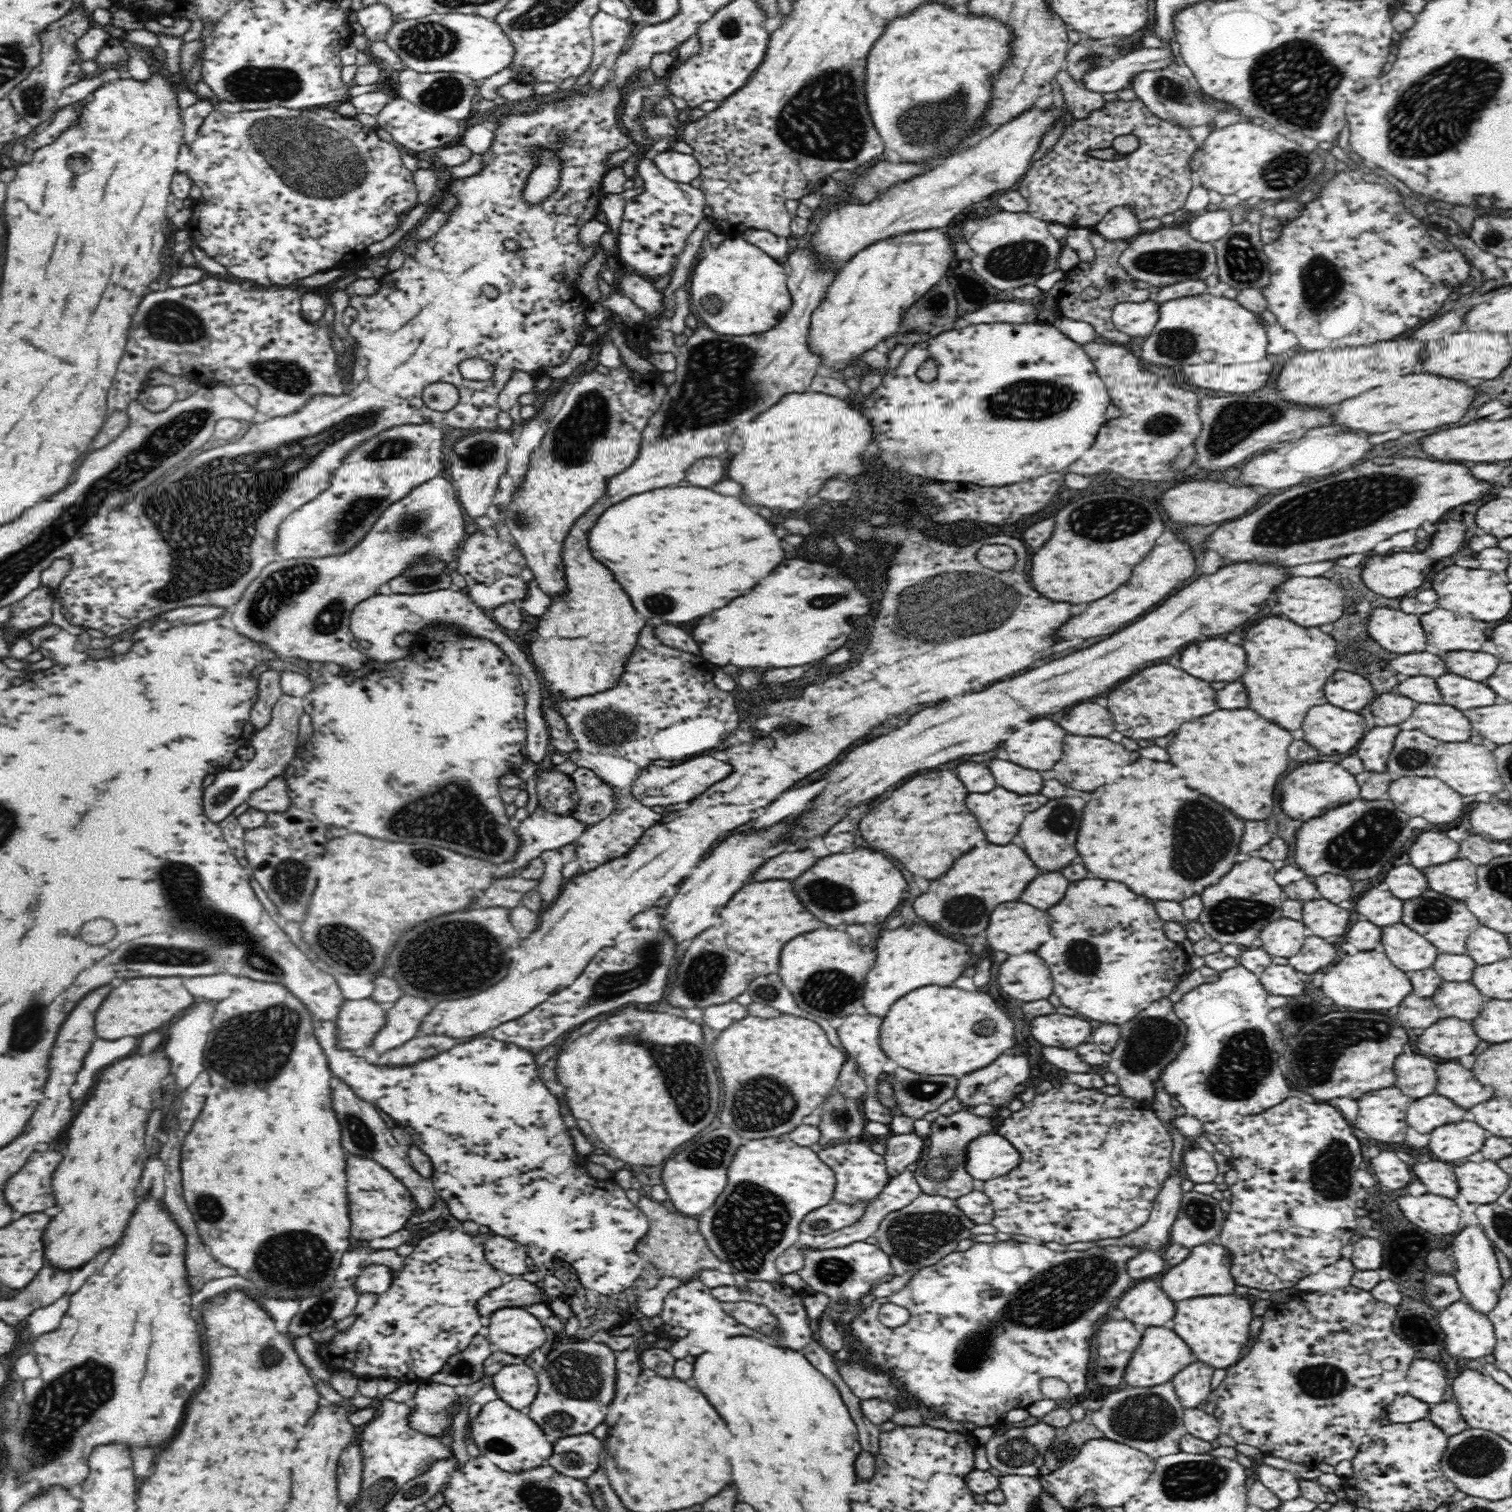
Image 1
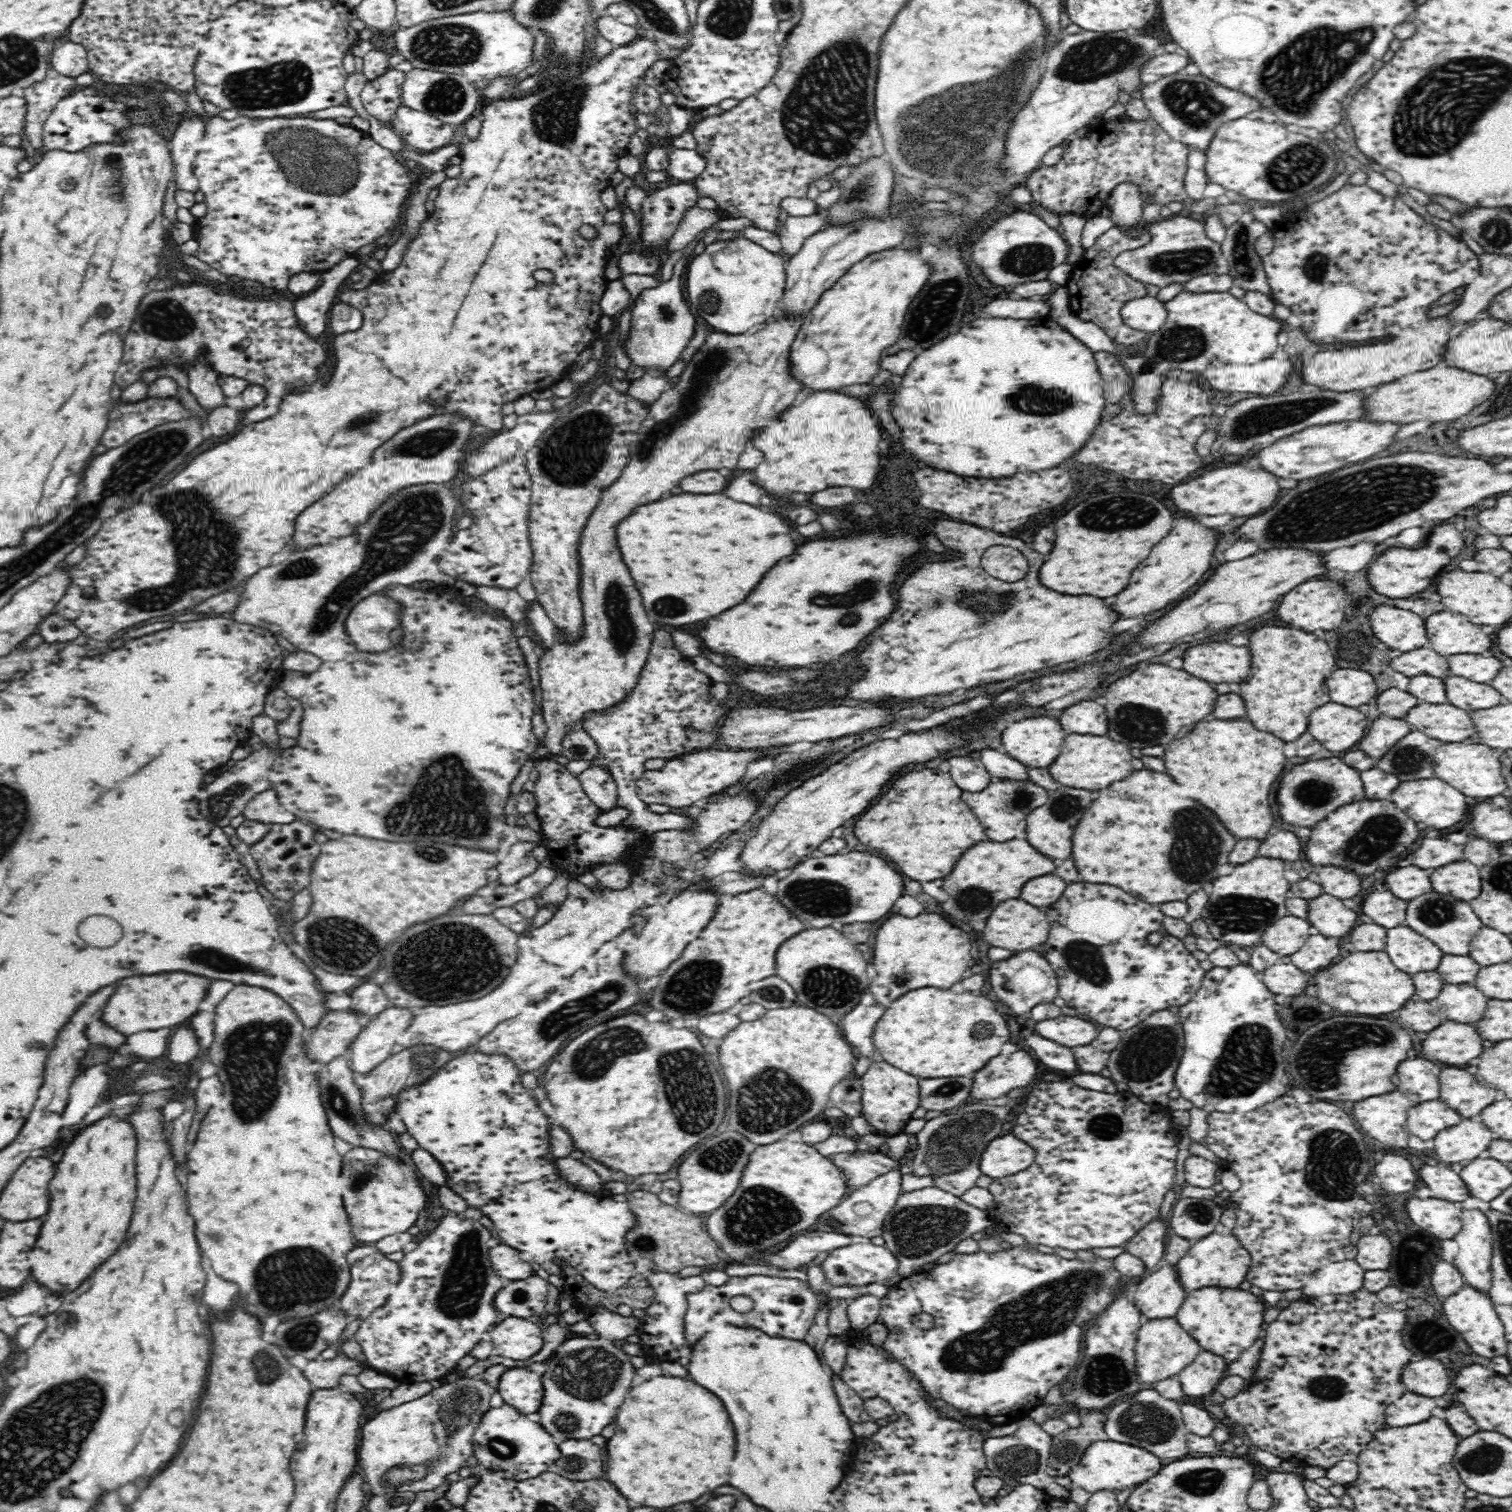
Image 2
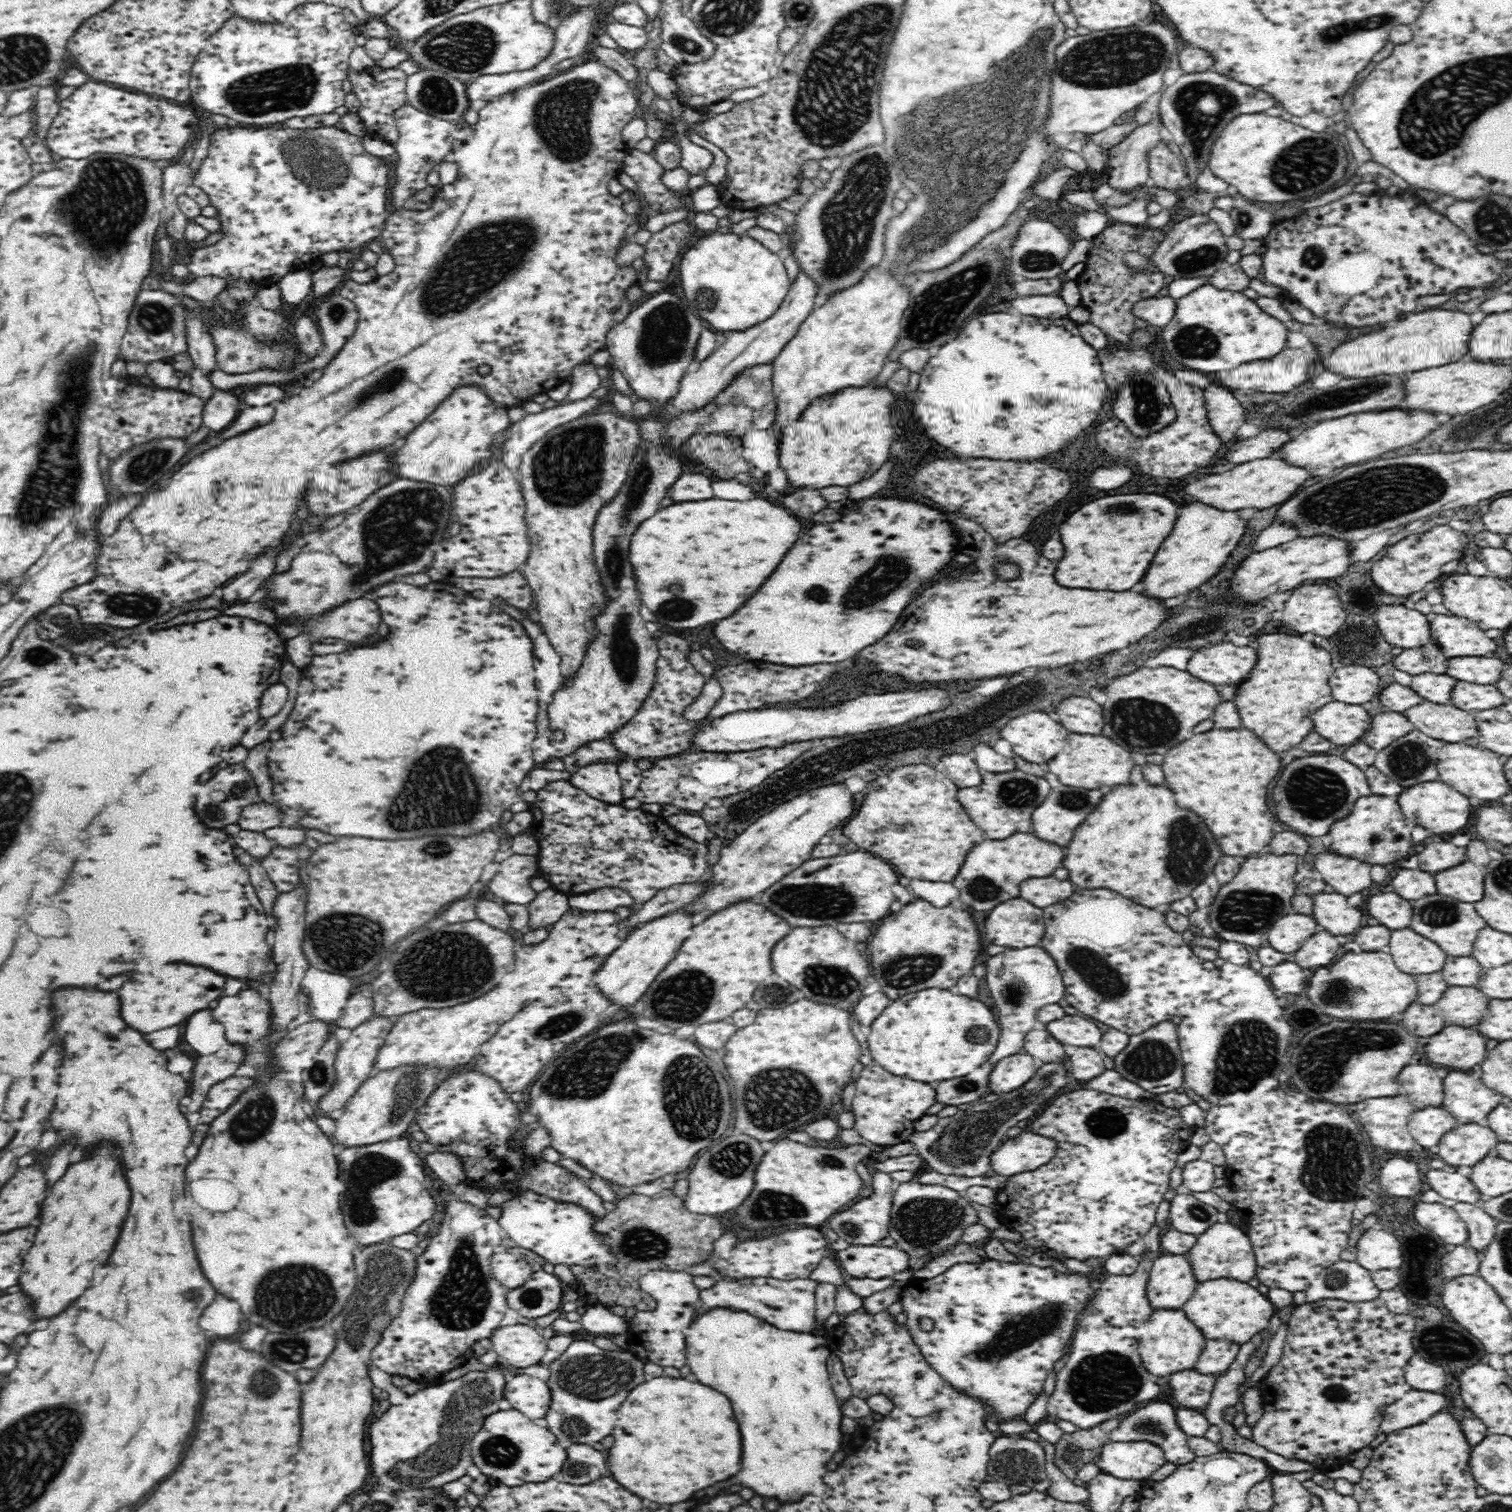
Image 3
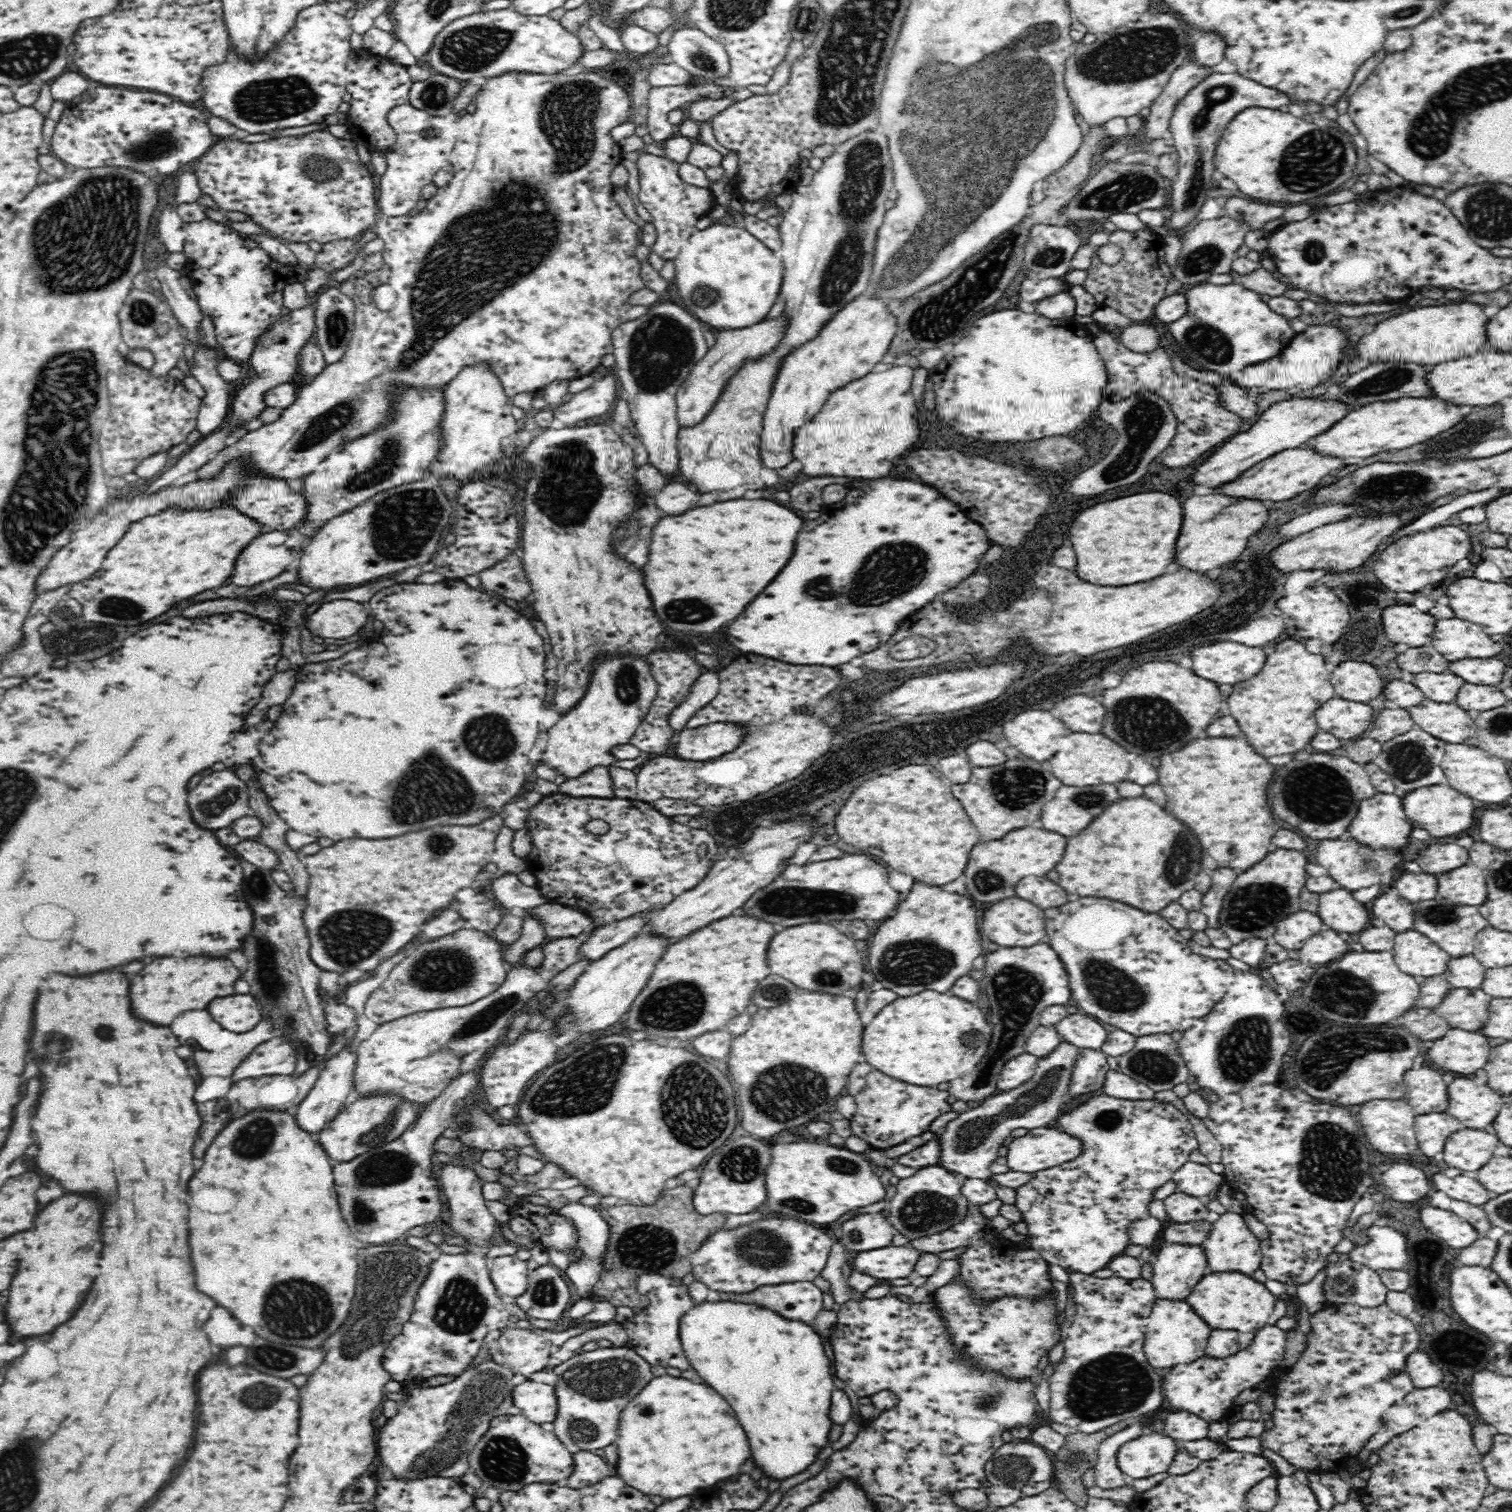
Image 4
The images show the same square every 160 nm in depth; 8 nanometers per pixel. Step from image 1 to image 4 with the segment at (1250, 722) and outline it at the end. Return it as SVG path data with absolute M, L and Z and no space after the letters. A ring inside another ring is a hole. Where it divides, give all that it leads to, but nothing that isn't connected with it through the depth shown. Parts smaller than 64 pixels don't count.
M1246 738L1192 740L1160 760L1158 778L1168 796L1168 808L1200 836L1202 866L1233 868L1236 875L1240 875L1252 864L1264 860L1276 832L1266 796L1276 768L1260 756Z

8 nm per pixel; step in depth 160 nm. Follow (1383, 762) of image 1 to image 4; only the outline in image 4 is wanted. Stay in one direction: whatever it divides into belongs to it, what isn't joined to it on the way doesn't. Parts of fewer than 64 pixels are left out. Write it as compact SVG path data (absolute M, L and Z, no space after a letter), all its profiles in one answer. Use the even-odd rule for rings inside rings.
M1388 705L1378 713L1371 727L1362 734L1362 738L1372 738L1382 744L1416 727L1407 710Z

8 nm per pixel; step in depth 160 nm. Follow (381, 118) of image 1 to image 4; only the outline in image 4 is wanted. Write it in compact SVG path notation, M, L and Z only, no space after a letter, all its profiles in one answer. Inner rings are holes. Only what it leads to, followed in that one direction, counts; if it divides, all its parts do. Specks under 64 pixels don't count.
M410 103L398 105L392 108L387 116L391 128L396 131L396 142L385 151L387 158L387 169L380 178L380 190L378 190L377 205L380 214L386 216L404 216L416 208L416 202L422 199L422 189L426 184L434 180L434 175L442 168L446 160L450 160L452 149L457 140L457 115L432 116L424 110L414 108Z

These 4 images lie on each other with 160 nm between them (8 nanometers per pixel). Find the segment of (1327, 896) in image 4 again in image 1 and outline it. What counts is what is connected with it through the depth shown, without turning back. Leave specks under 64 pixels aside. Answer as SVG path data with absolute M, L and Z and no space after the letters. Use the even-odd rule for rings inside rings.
M1309 900L1302 903L1301 921L1314 936L1334 939L1330 936L1346 934L1346 928L1350 924L1350 914L1348 910L1328 900Z

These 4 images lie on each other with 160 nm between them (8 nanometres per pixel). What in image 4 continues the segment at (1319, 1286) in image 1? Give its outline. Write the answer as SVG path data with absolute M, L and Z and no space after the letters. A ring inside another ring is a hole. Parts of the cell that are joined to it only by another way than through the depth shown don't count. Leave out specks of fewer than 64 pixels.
M1336 1260L1324 1269L1323 1290L1330 1304L1374 1308L1385 1303L1389 1291L1375 1270L1352 1260Z

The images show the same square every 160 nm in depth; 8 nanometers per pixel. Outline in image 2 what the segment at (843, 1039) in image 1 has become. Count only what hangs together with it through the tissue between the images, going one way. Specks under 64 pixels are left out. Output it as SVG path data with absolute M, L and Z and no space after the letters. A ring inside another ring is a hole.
M858 1004L854 1010L850 1010L850 1014L846 1014L840 1020L840 1029L848 1044L852 1046L856 1057L873 1057L876 1050L874 1050L872 1034L882 1014L884 1014L884 1008L878 1004L874 1006Z

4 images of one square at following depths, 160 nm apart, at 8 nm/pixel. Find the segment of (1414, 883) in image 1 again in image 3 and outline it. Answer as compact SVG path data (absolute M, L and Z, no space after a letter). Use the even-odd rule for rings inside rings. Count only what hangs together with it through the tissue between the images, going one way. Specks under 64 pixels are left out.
M1404 868L1392 878L1392 886L1394 886L1394 892L1406 900L1420 900L1428 894L1436 894L1434 880L1428 872Z

